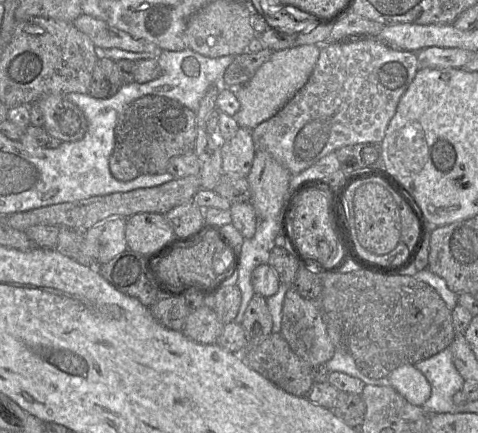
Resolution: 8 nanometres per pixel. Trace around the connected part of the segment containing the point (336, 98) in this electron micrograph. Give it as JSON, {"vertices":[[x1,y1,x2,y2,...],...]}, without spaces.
{"vertices":[[363,35,342,42,322,44,319,58,307,83,276,115,252,130,256,151,269,153,291,174,298,174,341,147,381,143,401,97,419,69,416,52,394,49,376,37]]}

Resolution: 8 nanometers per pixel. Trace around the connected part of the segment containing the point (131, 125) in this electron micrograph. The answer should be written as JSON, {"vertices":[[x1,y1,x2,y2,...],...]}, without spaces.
{"vertices":[[146,95,130,102,118,115,115,126,116,147,136,166,140,174,166,172,171,158,194,151,196,137,196,113,176,100,158,95]]}

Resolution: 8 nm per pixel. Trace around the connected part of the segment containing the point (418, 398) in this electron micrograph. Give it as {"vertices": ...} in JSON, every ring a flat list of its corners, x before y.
{"vertices":[[412,364,396,368,389,379,391,386,415,406,422,406,431,395,430,383]]}

